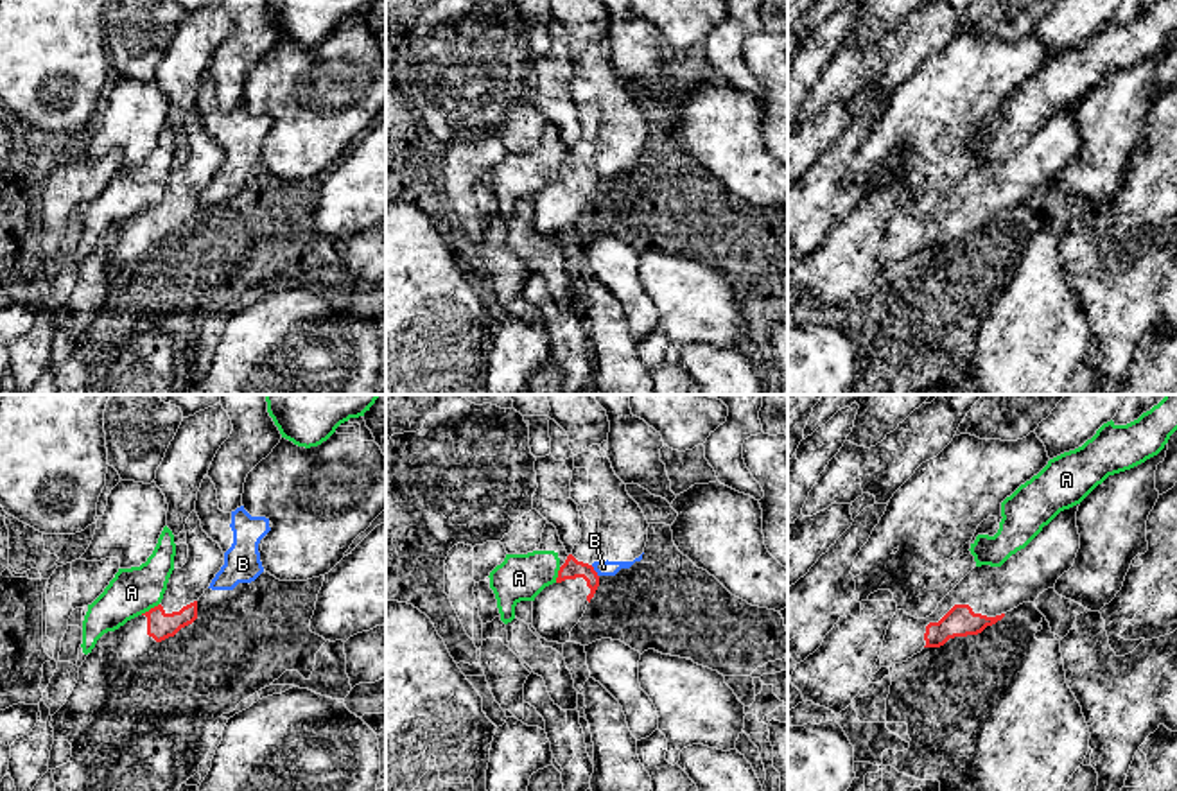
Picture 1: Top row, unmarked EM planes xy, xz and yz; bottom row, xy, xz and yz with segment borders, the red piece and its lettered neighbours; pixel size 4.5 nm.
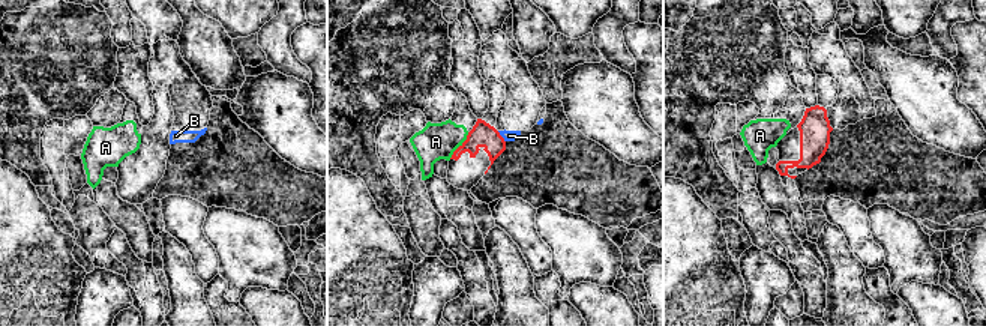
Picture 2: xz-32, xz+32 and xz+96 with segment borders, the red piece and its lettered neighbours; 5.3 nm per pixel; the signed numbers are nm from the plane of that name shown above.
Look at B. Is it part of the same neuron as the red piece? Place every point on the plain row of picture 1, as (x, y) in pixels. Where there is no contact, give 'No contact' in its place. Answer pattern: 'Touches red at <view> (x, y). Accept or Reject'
Touches red at xz (594, 169). Reject

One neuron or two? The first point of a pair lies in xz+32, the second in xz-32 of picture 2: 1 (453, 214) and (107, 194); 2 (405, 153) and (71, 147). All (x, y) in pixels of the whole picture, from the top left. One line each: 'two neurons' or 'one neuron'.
1: one neuron
2: two neurons

